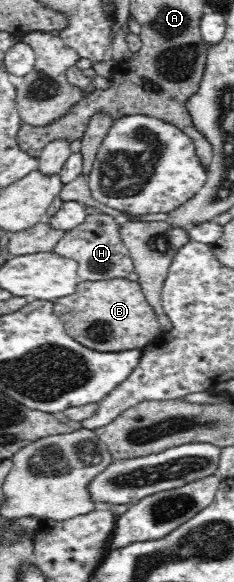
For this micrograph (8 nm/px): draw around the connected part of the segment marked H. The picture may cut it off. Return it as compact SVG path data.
M105 213L88 214L82 224L61 236L52 252L76 261L77 273L82 281L126 278L130 272L135 272L132 257L118 233L118 221Z

